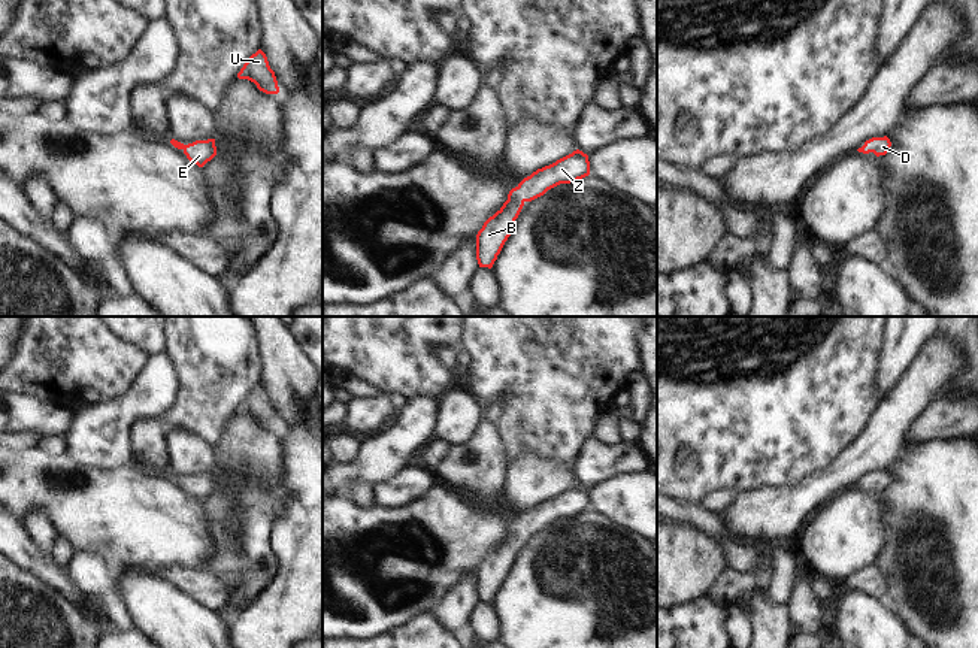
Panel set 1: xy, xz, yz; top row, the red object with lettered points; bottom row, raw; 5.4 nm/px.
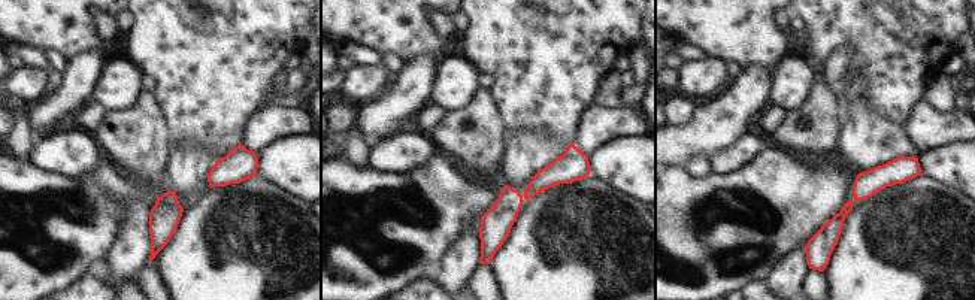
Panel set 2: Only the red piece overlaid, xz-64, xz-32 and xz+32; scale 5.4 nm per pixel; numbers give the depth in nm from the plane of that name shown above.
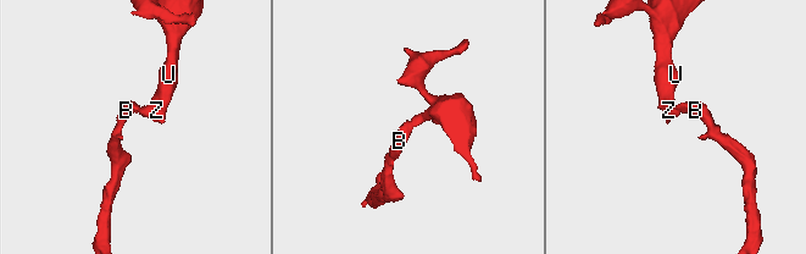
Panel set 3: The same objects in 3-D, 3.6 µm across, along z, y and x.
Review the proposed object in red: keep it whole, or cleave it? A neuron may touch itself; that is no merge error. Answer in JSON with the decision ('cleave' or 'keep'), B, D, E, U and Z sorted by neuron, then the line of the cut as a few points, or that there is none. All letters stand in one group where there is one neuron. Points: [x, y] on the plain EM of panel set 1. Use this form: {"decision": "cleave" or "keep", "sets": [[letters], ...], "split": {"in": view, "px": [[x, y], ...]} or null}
{"decision": "keep", "sets": [["B", "D", "E", "U", "Z"]], "split": null}

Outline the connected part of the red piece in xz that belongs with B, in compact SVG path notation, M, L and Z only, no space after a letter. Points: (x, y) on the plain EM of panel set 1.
M576 484L524 512L509 526L503 540L490 551L478 566L476 594L479 602L493 602L526 536L543 530L548 524L560 518L570 518L588 509L588 490Z

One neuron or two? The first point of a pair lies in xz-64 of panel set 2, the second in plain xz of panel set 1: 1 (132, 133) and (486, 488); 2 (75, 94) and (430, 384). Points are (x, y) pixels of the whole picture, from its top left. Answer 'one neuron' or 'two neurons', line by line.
1: one neuron
2: two neurons

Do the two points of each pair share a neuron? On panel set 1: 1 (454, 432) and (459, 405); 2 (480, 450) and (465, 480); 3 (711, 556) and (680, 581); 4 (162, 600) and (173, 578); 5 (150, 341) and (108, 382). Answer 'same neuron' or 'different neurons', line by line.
1: same neuron
2: same neuron
3: same neuron
4: different neurons
5: different neurons

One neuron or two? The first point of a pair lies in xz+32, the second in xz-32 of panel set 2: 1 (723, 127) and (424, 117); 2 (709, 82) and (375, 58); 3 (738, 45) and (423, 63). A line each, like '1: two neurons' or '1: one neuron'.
1: two neurons
2: two neurons
3: two neurons

